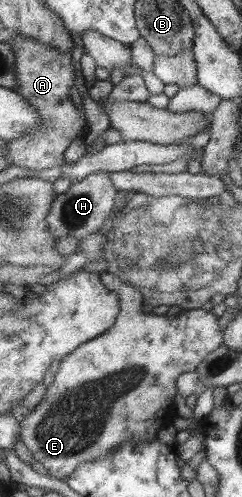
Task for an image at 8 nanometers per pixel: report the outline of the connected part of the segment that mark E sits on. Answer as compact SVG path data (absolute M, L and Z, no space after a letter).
M105 271L100 273L98 278L108 290L111 290L118 296L119 313L117 313L113 326L100 336L81 344L76 349L73 349L73 352L61 358L58 369L53 376L53 381L46 388L42 400L35 406L33 412L24 416L19 422L20 440L31 453L33 460L40 462L48 470L49 476L55 479L64 480L70 472L73 472L73 468L77 464L81 464L85 460L97 460L101 456L107 456L109 452L113 452L124 440L153 440L157 431L169 423L172 420L172 416L176 416L174 407L174 396L176 395L175 378L181 372L193 372L207 354L222 344L223 334L217 325L217 316L213 315L212 312L206 312L199 308L191 309L188 312L183 311L175 317L152 315L151 313L144 314L142 312L142 295L133 289L131 285L126 285L123 281L116 280L115 276Z

